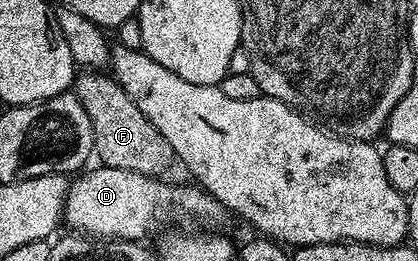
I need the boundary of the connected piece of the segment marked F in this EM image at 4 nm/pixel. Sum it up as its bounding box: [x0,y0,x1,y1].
[73,71,177,177]

